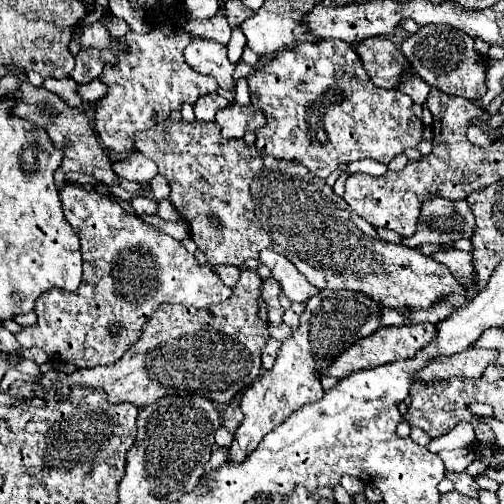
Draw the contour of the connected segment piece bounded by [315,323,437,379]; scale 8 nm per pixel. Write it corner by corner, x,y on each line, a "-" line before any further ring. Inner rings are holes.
419,323
419,325
401,325
401,327
381,327
375,333
371,333
369,337
363,337
359,341
355,341
351,347
347,347
343,353
339,353
335,357
335,361
327,367
321,369
319,373
315,373
317,377
335,377
335,379
345,379
355,371
361,369
373,369
385,363
393,363
399,359
409,359
413,357
423,345
427,345
427,341
431,341
431,337
435,337
435,325
431,323

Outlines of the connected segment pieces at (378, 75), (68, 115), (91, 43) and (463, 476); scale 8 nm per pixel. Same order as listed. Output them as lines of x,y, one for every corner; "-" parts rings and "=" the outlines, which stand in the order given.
385,37
363,39
355,45
355,51
371,83
383,89
395,89
399,73
409,65
397,45
=
23,83
23,87
15,93
11,93
17,101
13,113
21,119
27,119
39,127
43,127
51,141
55,143
57,149
61,149
65,153
67,159
63,159
61,163
61,169
67,173
67,171
87,171
91,173
93,177
97,177
99,181
107,183
107,185
115,185
117,183
117,175
113,173
111,169
111,163
109,159
105,157
101,145
99,145
99,139
95,135
95,131
91,129
85,113
77,111
77,109
71,109
69,105
65,105
55,93
43,89
43,87
33,87
29,83
=
101,21
93,23
93,25
85,25
81,27
81,49
89,49
89,47
95,47
95,49
107,49
111,47
111,41
109,41
109,31
105,29
105,25
=
447,473
447,479
455,483
455,489
471,499
479,499
479,485
469,473

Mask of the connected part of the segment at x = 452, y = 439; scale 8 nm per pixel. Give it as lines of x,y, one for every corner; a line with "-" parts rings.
456,426
446,435
431,439
426,447
432,453
439,453
439,451
443,450
455,450
470,447
474,441
475,432
473,428

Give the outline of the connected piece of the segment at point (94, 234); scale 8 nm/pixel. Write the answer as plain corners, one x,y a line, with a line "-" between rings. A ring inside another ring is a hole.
65,185
59,189
63,213
71,223
73,231
81,241
83,257
83,281
77,293
63,293
61,289
51,289
35,301
37,323
23,327
15,337
21,347
41,347
53,361
71,361
77,369
91,369
97,365
113,365
123,353
139,339
143,325
149,321
151,313
159,303
179,303
189,307
209,307
223,303
231,297
231,289
209,269
209,265
199,265
193,253
189,253
177,239
169,237
161,229
147,225
135,215
129,215
113,199
85,189
-
119,321
123,331
119,335
109,333
109,325

